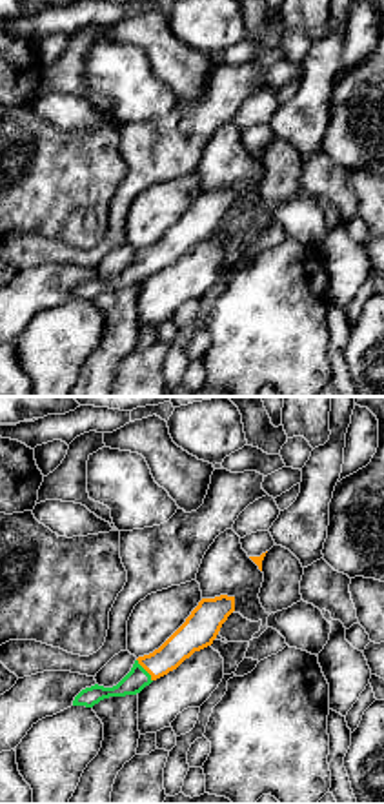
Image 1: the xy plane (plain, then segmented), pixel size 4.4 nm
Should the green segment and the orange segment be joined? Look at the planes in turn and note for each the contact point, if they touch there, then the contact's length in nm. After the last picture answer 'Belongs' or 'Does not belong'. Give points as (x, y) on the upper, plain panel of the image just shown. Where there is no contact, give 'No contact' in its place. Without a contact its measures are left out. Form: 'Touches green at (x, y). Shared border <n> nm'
Touches green at (144, 262). Shared border 120 nm

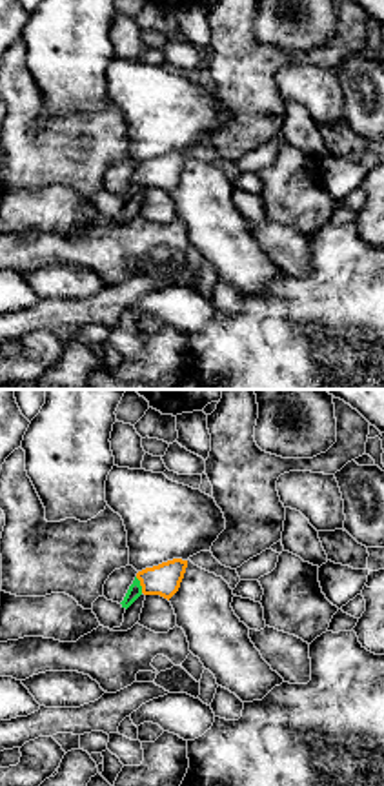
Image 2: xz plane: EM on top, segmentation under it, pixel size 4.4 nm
Touches green at (139, 177). Shared border 80 nm

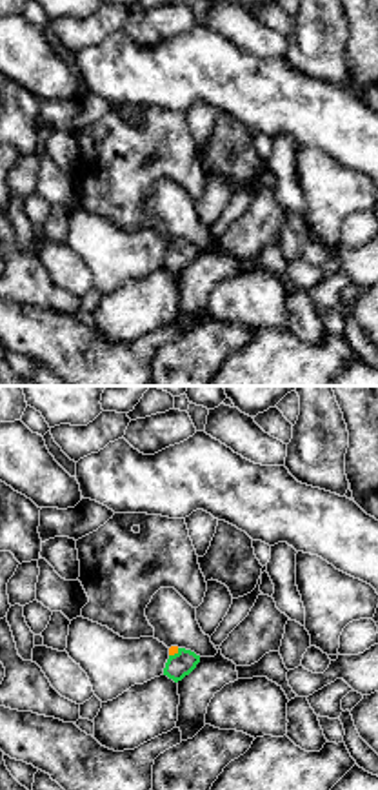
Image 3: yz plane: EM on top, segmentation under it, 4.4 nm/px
Touches green at (175, 246). Shared border 60 nm

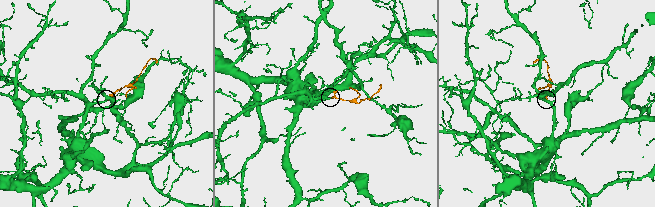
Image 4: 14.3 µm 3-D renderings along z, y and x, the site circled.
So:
Belongs

